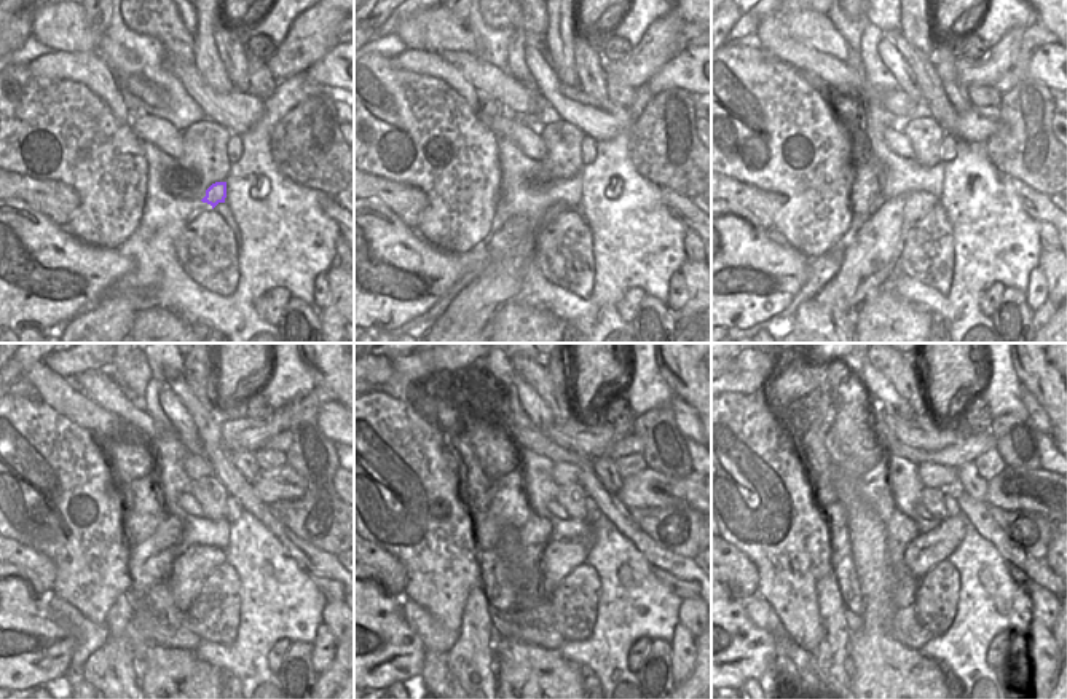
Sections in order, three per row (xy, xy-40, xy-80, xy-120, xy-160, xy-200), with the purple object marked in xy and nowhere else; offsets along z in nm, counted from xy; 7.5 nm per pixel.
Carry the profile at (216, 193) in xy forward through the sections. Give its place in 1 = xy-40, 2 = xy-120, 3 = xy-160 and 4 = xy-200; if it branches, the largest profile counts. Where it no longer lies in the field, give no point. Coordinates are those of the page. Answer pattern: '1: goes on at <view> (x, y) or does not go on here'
1: goes on at xy-40 (571, 187)
2: goes on at xy-120 (171, 479)
3: goes on at xy-160 (535, 469)
4: goes on at xy-200 (901, 474)

